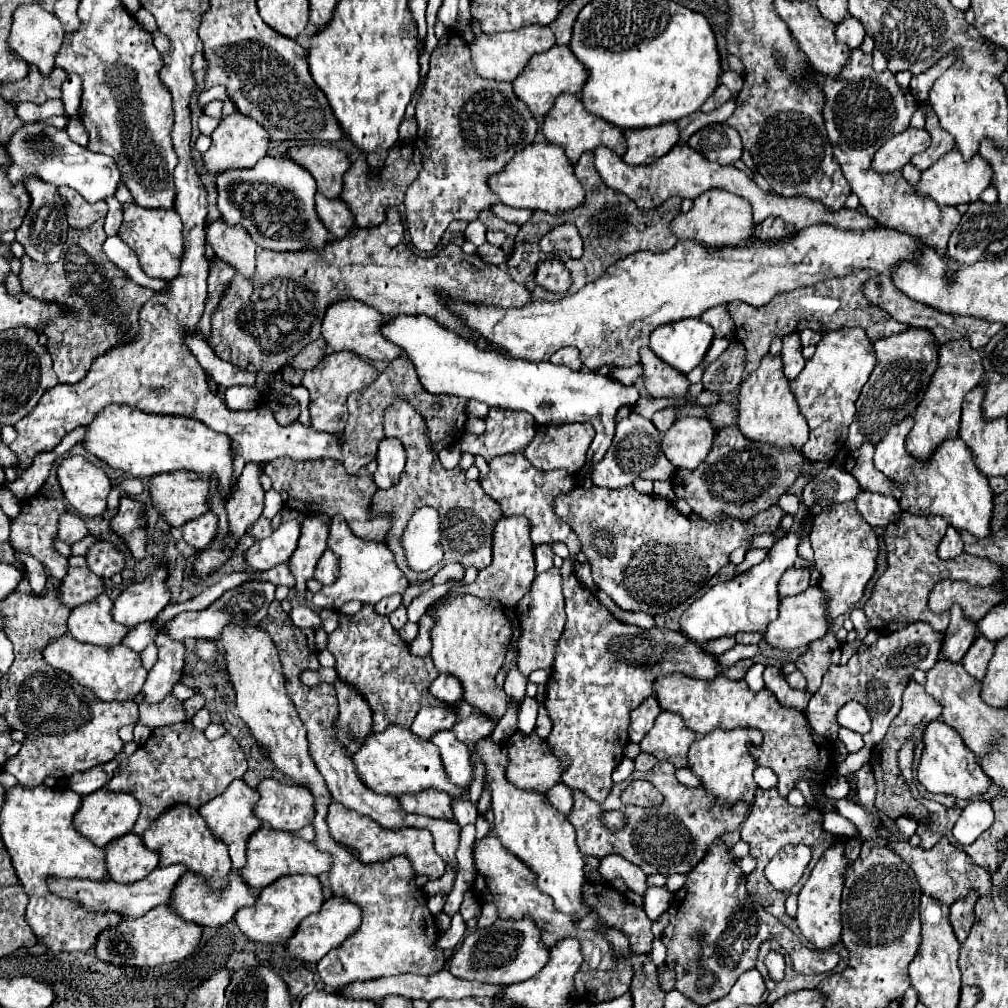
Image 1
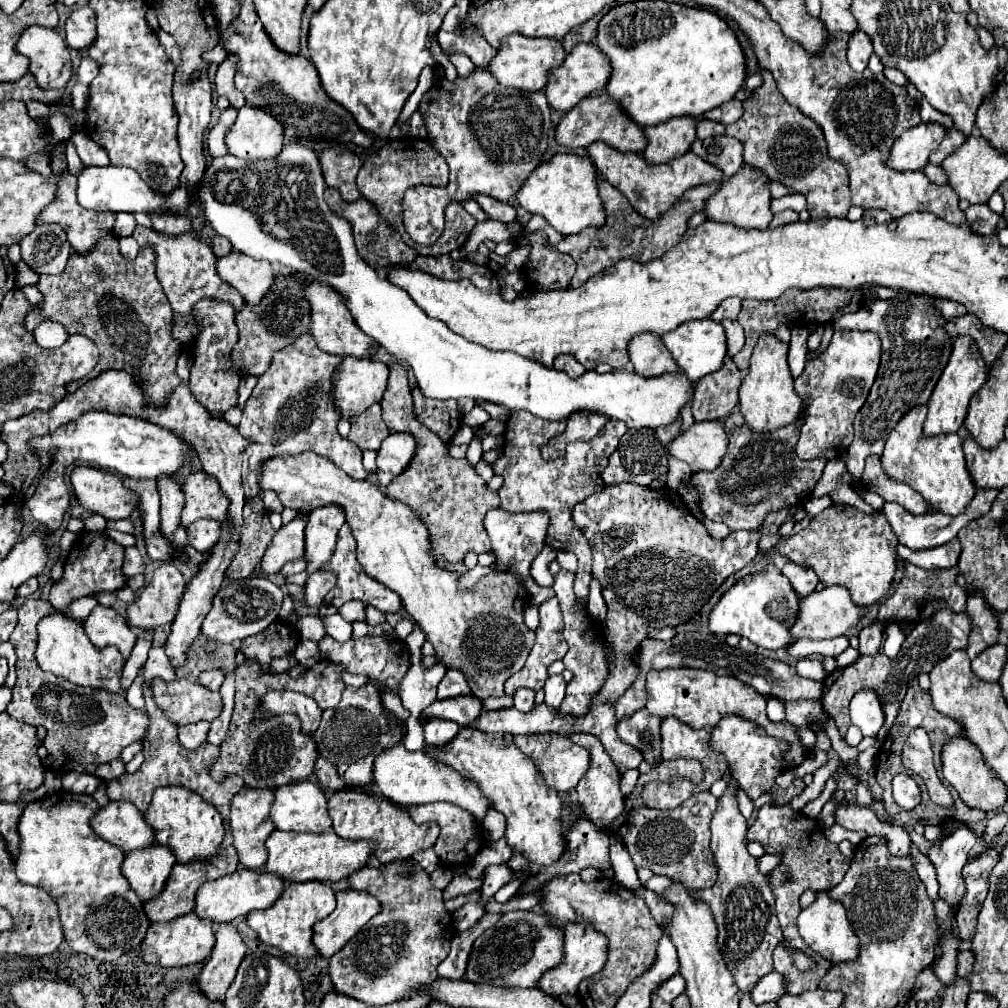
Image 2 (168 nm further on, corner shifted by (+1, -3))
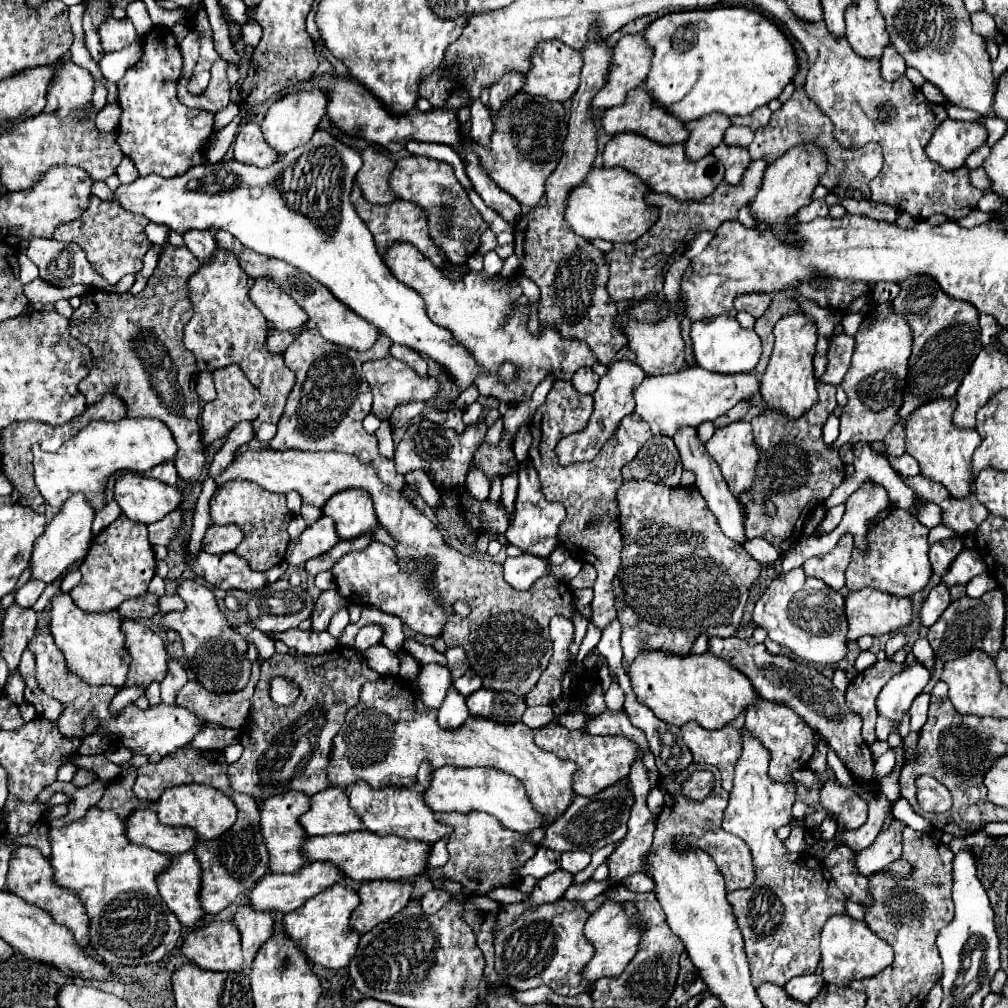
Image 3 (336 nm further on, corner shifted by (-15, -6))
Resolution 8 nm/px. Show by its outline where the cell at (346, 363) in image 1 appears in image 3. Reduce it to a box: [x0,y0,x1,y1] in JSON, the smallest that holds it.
[364,355,438,421]

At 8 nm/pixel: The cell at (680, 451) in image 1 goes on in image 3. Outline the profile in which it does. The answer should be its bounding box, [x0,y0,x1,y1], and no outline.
[704,421,760,497]

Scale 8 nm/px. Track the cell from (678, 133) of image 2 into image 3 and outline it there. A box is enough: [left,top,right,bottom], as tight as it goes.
[684,113,730,161]

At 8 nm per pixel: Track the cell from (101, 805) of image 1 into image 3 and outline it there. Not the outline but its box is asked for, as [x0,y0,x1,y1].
[126,807,196,855]

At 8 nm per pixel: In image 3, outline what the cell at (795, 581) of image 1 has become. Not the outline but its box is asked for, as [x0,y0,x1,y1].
[802,535,854,591]

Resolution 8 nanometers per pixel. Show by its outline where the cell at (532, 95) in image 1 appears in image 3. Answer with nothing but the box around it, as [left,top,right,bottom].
[590,35,652,109]

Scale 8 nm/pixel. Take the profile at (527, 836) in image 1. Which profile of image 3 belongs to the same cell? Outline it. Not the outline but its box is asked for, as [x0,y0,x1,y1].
[328,677,576,825]

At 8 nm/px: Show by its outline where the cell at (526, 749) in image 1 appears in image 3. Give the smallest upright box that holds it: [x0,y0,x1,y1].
[534,725,636,797]

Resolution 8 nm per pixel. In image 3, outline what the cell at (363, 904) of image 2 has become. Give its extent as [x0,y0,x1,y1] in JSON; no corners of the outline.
[350,881,412,935]

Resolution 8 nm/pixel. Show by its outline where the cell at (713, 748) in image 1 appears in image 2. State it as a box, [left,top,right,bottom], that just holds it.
[710,714,788,800]

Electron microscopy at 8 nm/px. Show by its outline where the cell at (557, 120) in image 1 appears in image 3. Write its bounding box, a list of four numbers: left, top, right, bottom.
[602,87,688,145]

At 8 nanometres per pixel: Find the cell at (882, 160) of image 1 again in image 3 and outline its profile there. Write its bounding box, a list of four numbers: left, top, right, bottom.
[926,119,986,169]

